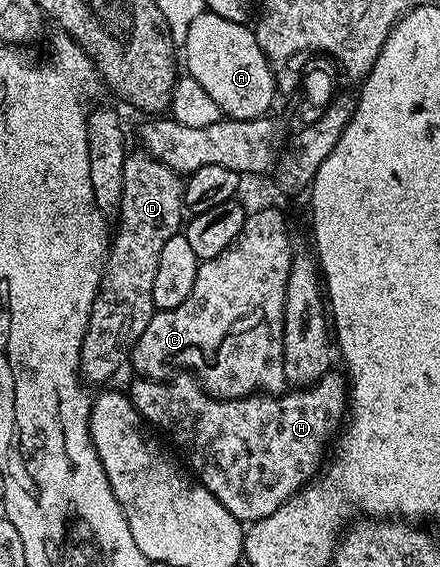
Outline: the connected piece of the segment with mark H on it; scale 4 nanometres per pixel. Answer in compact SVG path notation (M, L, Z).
M182 372L162 381L135 379L129 396L144 422L156 425L160 434L168 433L187 456L198 484L205 486L229 515L250 523L273 515L320 472L323 452L328 452L349 412L349 382L338 372L327 373L306 388L232 401L211 396L190 373Z

